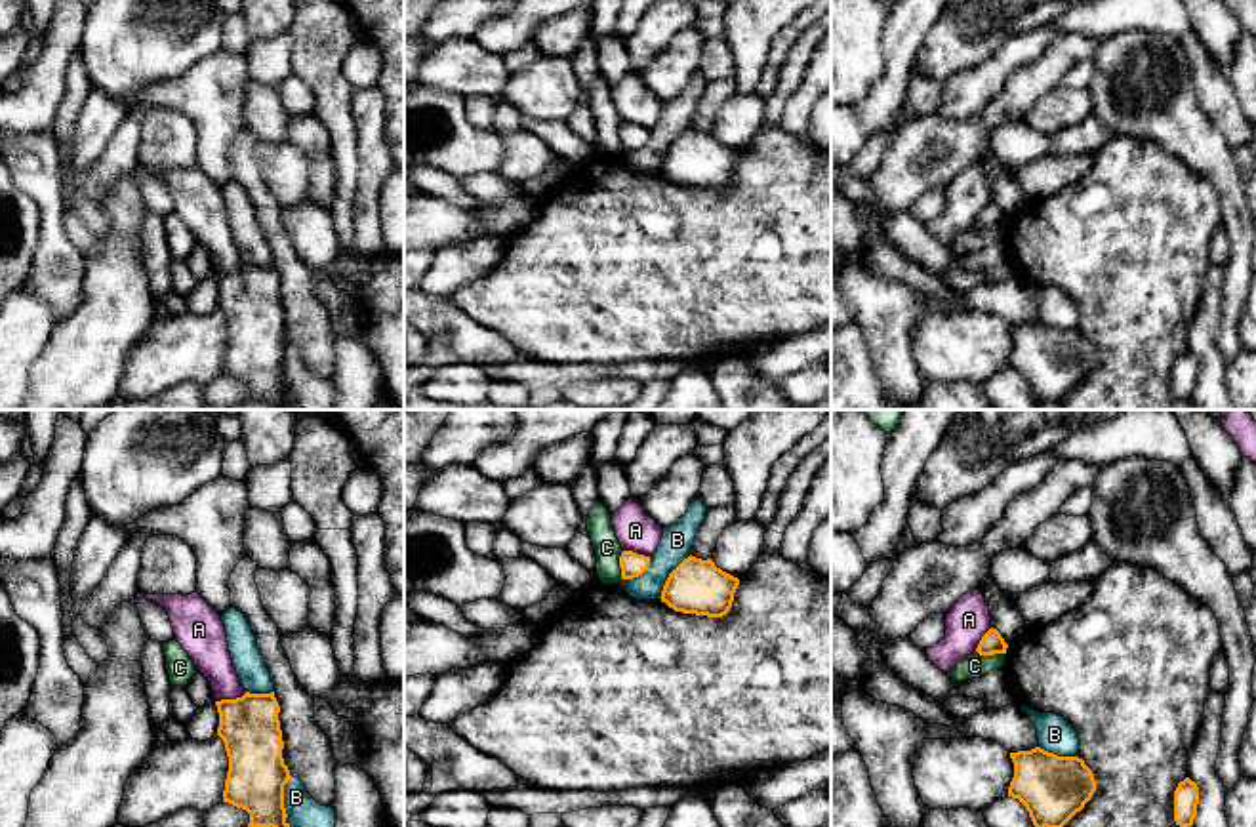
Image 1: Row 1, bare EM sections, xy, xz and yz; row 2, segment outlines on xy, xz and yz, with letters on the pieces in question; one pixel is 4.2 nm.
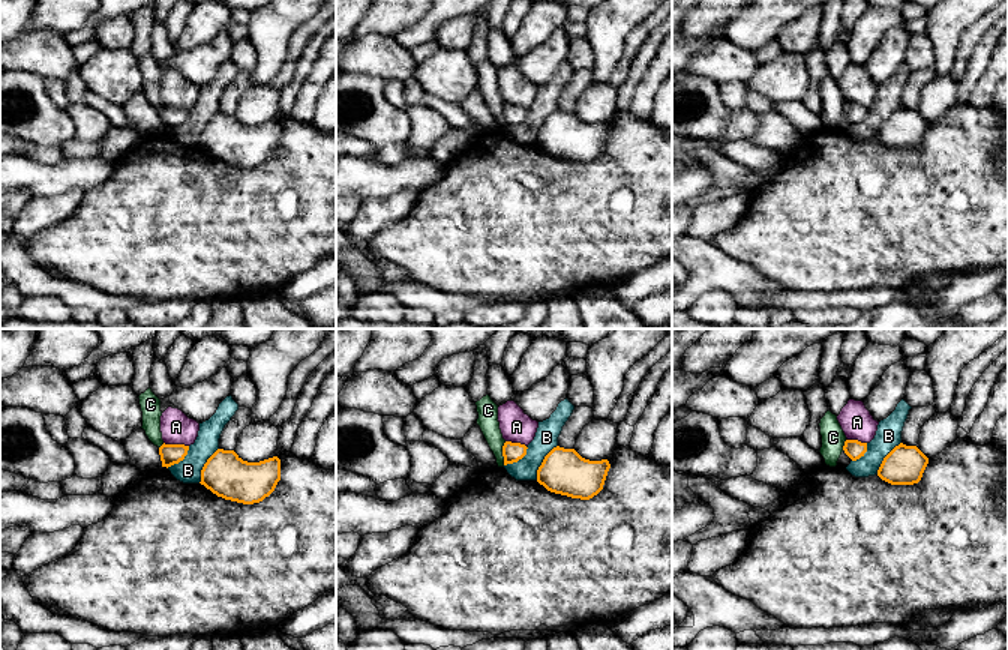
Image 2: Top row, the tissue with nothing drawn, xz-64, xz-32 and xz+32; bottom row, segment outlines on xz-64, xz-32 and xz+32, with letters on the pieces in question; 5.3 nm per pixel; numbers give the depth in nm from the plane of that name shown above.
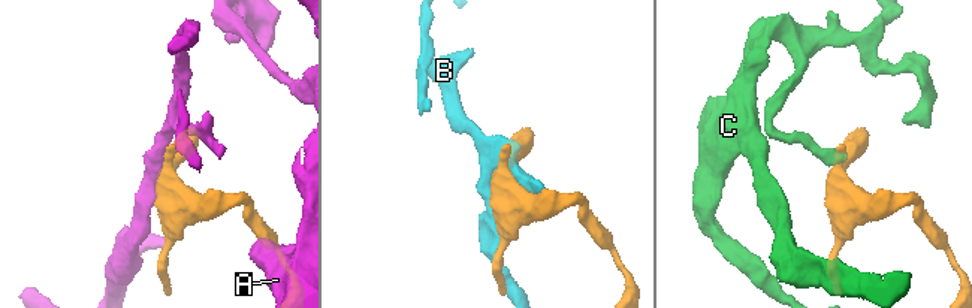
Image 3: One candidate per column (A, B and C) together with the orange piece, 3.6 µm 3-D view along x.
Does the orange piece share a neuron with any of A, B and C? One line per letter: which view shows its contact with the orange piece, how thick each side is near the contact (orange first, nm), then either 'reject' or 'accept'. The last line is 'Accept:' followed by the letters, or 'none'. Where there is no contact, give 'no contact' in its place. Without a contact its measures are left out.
A: contact in xy; calibres 260 and 170 nm; reject
B: contact in xy; calibres 240 and 180 nm; reject
C: contact in yz; calibres 100 and 110 nm; reject
Accept: none

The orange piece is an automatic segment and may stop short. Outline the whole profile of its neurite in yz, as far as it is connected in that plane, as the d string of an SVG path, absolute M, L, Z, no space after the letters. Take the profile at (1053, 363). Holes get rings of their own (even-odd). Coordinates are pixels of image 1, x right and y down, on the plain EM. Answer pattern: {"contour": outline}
{"contour": "M1041 320L1010 326L1014 351L1008 370L1018 372L1037 402L1062 402L1096 364L1092 343L1079 330L1058 330Z"}

